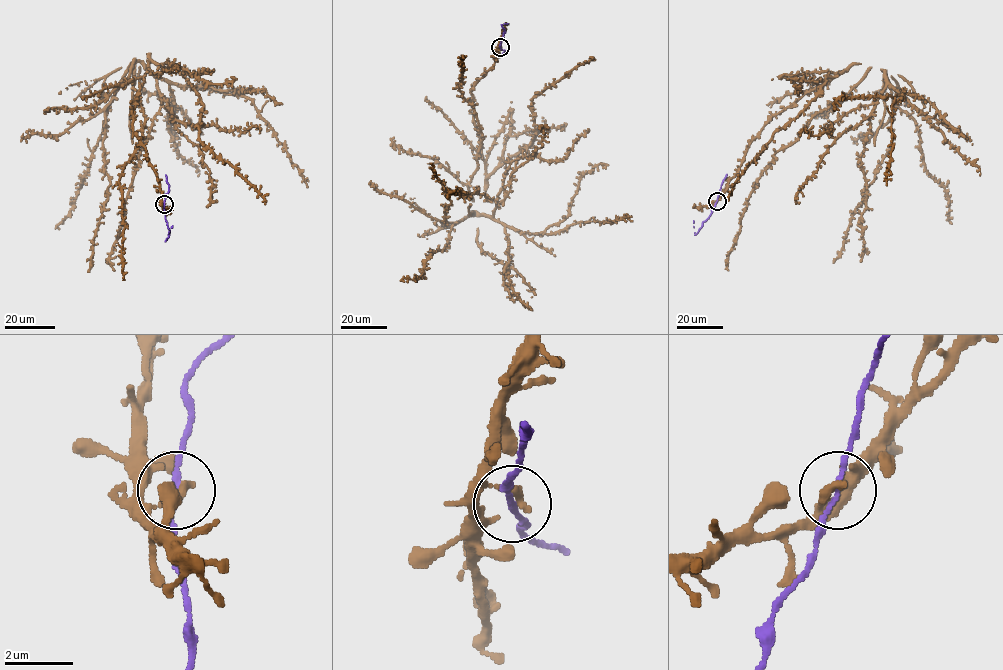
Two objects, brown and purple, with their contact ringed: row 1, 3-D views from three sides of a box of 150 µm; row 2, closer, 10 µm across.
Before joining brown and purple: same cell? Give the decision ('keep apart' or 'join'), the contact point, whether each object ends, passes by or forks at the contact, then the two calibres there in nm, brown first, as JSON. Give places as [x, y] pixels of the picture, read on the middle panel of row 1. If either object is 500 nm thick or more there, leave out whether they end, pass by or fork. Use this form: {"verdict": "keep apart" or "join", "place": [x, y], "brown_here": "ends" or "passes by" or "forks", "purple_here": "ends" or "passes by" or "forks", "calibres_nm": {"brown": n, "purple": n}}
{"verdict": "keep apart", "place": [500, 47], "brown_here": "ends", "purple_here": "passes by", "calibres_nm": {"brown": 240, "purple": 120}}

